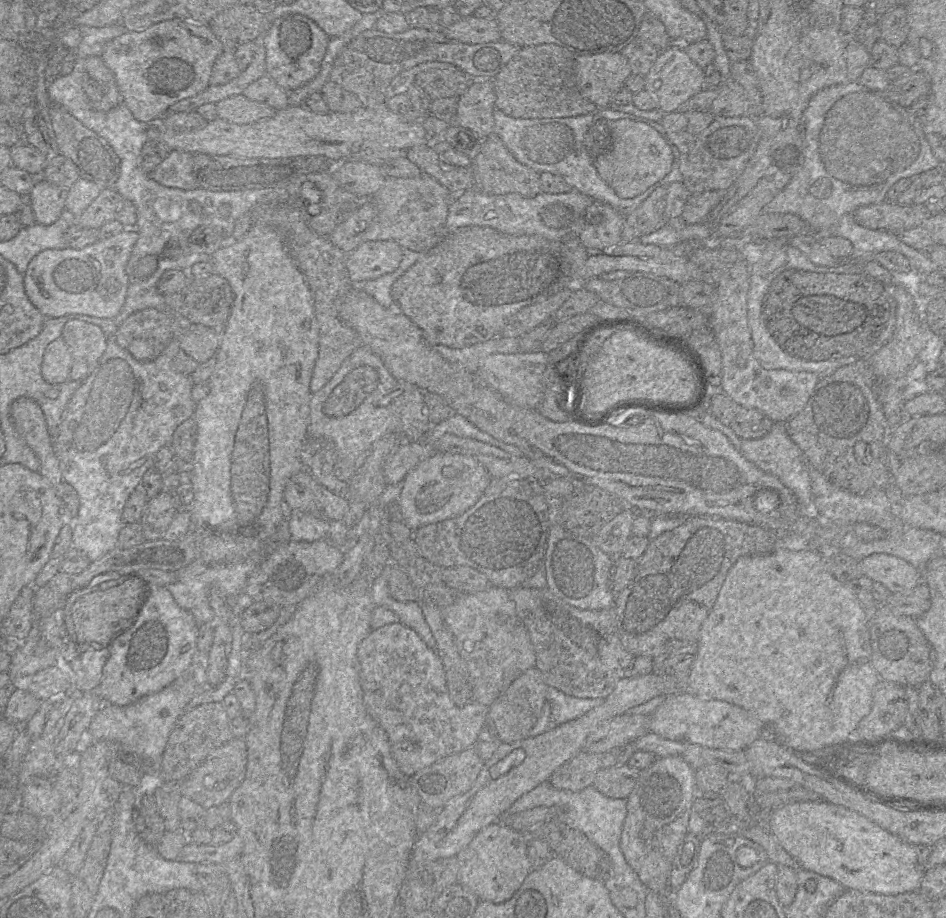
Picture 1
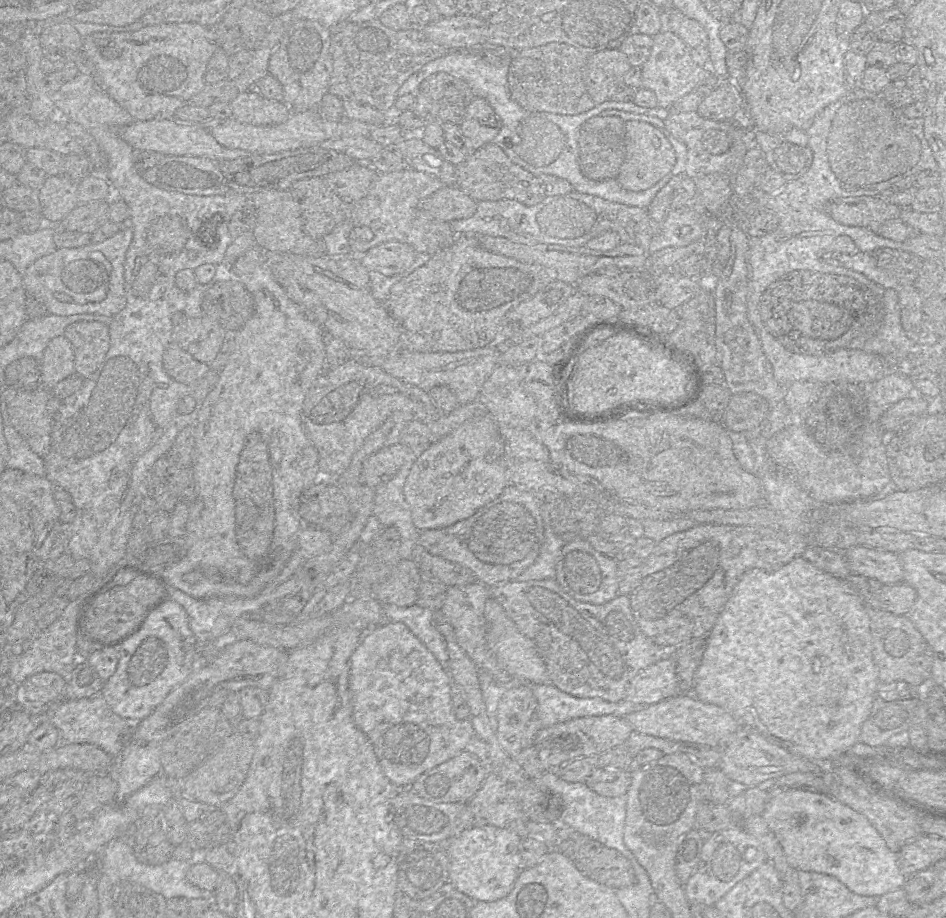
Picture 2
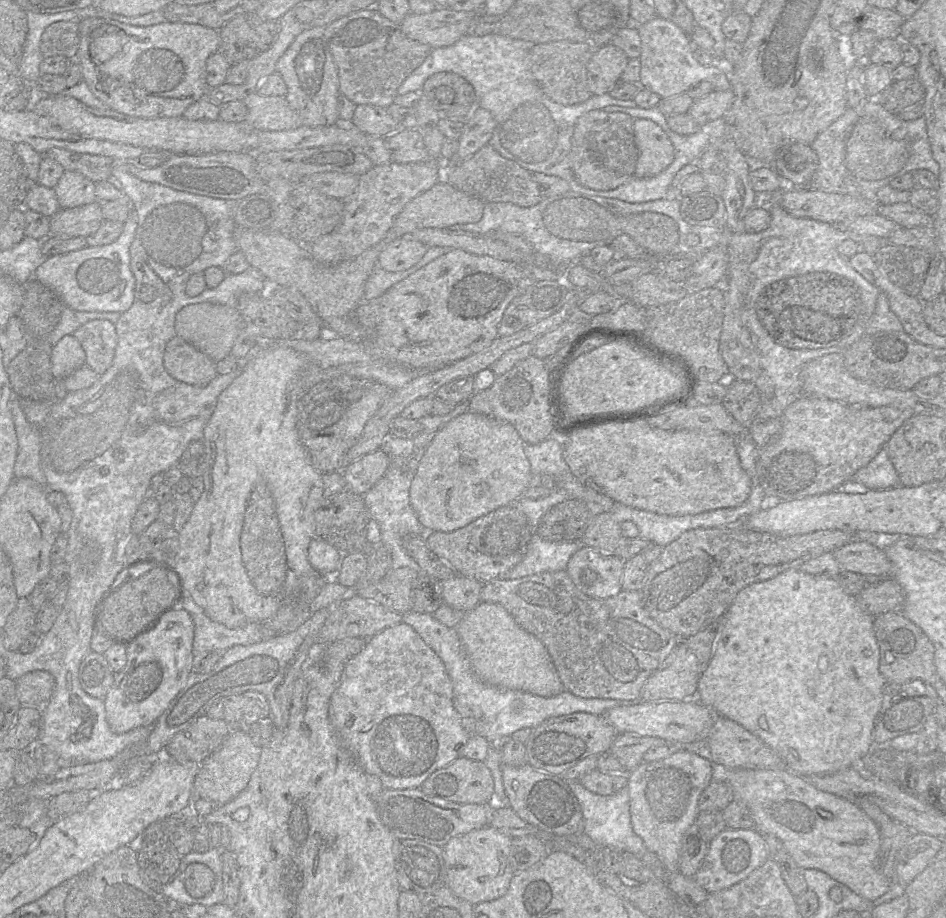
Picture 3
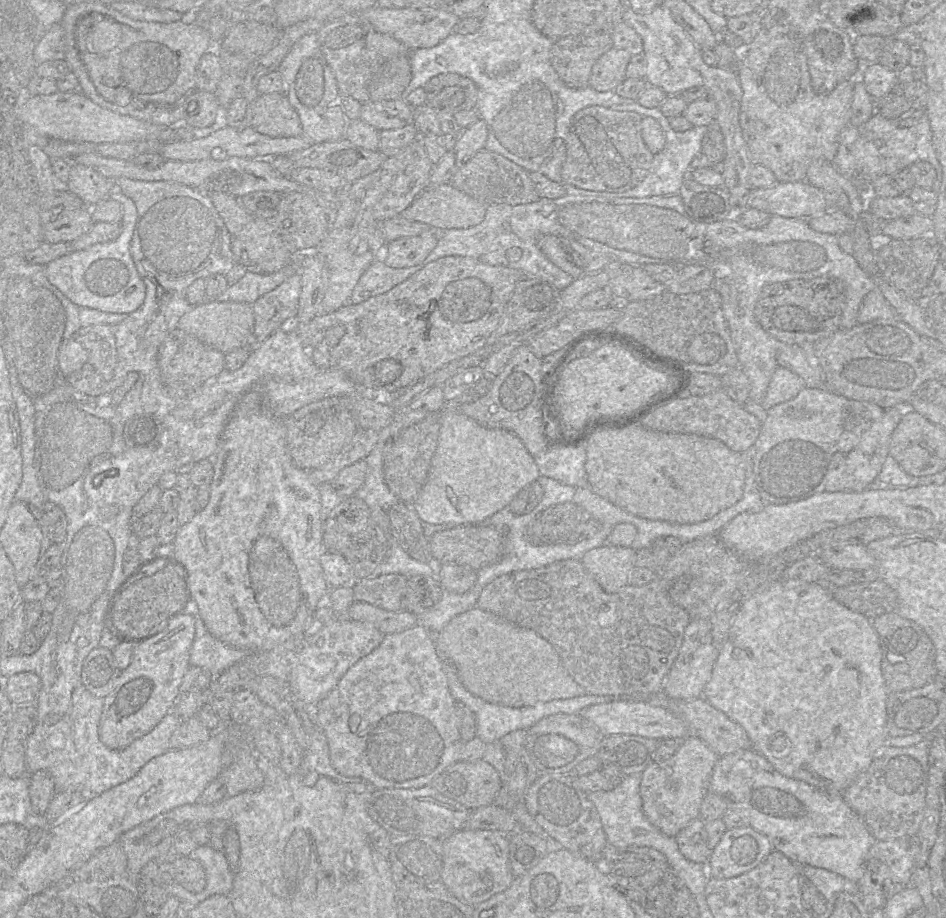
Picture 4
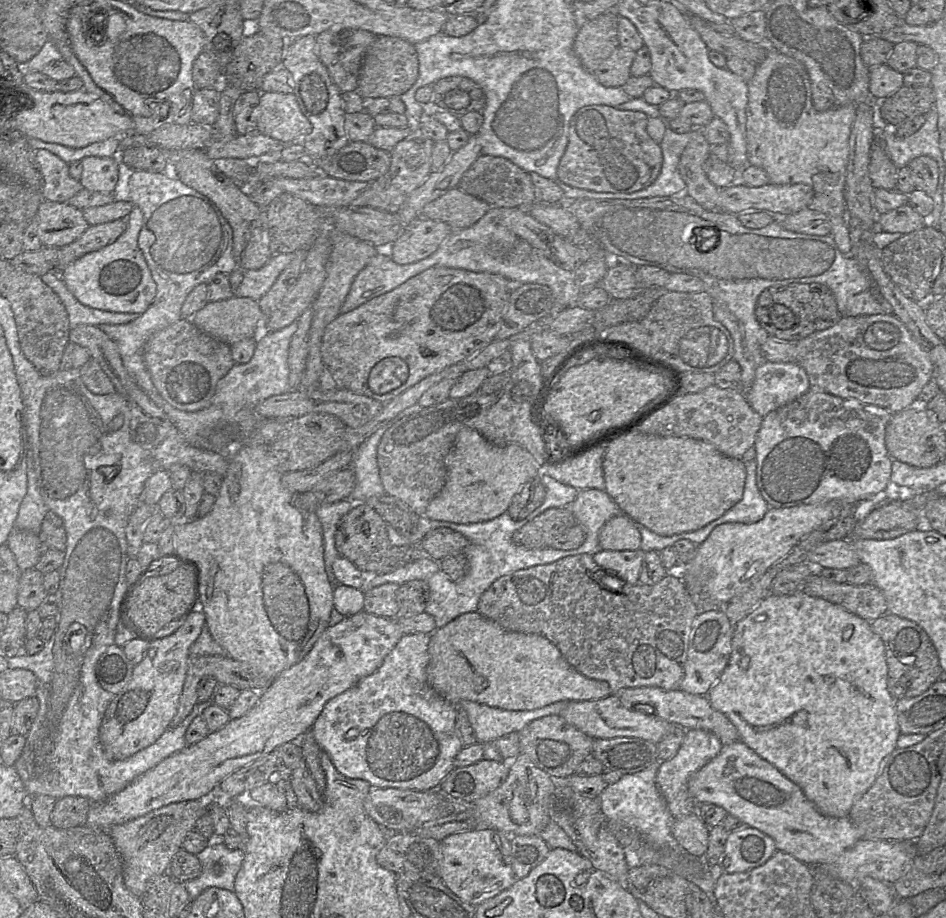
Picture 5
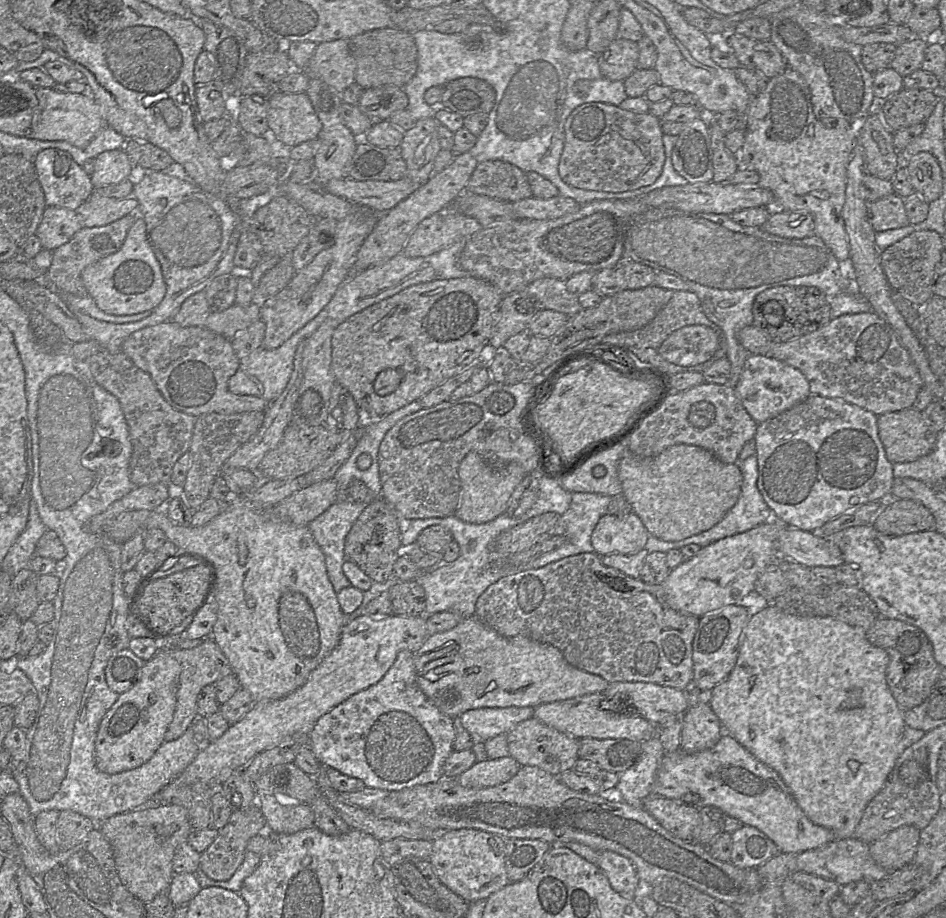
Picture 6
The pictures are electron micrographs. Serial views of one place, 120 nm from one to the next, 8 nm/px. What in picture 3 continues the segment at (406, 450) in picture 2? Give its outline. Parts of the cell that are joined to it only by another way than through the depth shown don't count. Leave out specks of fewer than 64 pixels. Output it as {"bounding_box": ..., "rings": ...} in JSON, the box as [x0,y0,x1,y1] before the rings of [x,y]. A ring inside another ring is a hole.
{"bounding_box":[342,448,389,496],"rings":[[[378,448],[348,464],[344,467],[342,474],[346,488],[363,496],[385,475],[389,463],[388,455]]]}

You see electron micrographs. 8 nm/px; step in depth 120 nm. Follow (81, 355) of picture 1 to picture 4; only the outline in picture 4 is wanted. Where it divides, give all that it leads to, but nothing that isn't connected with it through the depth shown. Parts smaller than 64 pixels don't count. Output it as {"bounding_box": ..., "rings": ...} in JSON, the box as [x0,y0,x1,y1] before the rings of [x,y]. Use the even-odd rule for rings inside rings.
{"bounding_box":[73,325,117,382],"rings":[[[91,325],[79,329],[73,339],[88,352],[87,362],[107,382],[112,379],[117,365],[116,340],[109,325]]]}

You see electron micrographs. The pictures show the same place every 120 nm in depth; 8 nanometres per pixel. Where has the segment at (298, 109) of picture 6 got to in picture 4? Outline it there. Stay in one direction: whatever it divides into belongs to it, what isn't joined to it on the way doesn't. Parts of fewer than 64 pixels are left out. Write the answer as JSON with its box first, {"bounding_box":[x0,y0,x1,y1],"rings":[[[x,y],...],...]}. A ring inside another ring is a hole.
{"bounding_box":[250,94,302,137],"rings":[[[255,94],[250,102],[251,127],[270,137],[302,137],[299,116],[285,94]]]}

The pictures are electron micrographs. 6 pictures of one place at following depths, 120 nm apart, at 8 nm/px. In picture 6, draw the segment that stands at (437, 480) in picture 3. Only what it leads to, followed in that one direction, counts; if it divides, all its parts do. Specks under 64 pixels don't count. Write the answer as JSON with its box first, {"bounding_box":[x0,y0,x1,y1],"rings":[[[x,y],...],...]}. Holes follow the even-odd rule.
{"bounding_box":[454,451,526,524],"rings":[[[474,451],[469,452],[461,461],[458,474],[461,483],[460,501],[454,516],[472,524],[490,522],[505,513],[512,493],[526,475],[517,463],[492,468]]]}

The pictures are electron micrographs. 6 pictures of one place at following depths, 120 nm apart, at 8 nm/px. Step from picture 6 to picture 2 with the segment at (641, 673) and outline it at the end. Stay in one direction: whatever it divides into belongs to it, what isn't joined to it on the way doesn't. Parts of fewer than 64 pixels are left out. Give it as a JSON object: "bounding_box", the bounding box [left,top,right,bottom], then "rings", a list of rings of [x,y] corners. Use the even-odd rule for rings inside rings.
{"bounding_box":[489,579,672,702],"rings":[[[555,579],[508,581],[489,587],[491,597],[505,610],[518,630],[537,647],[548,673],[548,683],[579,698],[602,698],[609,702],[625,700],[629,682],[642,670],[671,657],[672,649],[655,644],[637,625],[628,595],[618,594],[601,605],[573,599]]]}

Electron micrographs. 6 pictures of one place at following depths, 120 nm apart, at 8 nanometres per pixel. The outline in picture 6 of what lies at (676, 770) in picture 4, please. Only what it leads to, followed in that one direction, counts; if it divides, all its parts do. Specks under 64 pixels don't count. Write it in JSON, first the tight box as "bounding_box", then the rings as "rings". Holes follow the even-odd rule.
{"bounding_box":[680,689,724,754],"rings":[[[692,689],[689,692],[691,704],[684,715],[680,750],[692,754],[714,747],[724,729],[705,695]]]}

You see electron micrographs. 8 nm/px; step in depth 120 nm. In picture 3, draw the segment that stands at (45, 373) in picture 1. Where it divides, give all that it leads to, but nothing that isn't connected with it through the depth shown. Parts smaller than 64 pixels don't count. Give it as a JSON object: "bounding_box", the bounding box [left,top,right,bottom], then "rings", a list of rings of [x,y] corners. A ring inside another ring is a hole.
{"bounding_box":[51,334,84,380],"rings":[[[72,334],[65,335],[53,347],[51,370],[54,380],[64,380],[84,364],[84,350]]]}

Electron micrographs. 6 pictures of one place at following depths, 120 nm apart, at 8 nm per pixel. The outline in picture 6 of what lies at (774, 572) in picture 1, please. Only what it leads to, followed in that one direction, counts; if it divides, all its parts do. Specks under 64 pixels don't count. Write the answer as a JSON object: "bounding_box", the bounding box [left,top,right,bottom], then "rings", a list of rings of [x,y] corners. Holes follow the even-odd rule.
{"bounding_box":[705,604,906,839],"rings":[[[769,604],[764,609],[751,616],[747,625],[745,626],[742,635],[740,637],[740,646],[738,651],[737,662],[733,670],[731,671],[730,675],[727,677],[727,679],[725,679],[724,681],[716,685],[708,694],[705,695],[705,697],[708,700],[713,712],[720,720],[724,732],[733,736],[743,747],[745,747],[759,761],[771,767],[779,774],[781,779],[784,781],[784,783],[792,792],[798,806],[802,809],[802,811],[808,817],[808,819],[812,821],[814,824],[825,827],[830,831],[832,831],[832,833],[835,836],[835,839],[846,839],[854,836],[855,829],[863,815],[866,806],[875,797],[875,795],[883,788],[887,780],[887,777],[895,764],[896,759],[898,758],[900,753],[904,750],[902,749],[902,735],[904,729],[906,728],[903,719],[904,712],[900,709],[899,705],[897,704],[896,700],[894,699],[887,685],[886,668],[888,667],[888,664],[889,664],[889,656],[887,652],[880,647],[872,645],[866,638],[866,632],[864,632],[861,628],[855,628],[839,619],[830,616],[801,617],[801,616],[791,615],[777,608],[772,604]]]}

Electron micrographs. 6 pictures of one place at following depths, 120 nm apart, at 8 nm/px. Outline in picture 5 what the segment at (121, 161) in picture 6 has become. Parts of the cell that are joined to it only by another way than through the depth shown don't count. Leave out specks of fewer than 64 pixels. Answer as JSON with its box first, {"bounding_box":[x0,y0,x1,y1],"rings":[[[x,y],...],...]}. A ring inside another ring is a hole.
{"bounding_box":[80,156,120,193],"rings":[[[90,156],[82,161],[80,183],[84,189],[112,193],[117,186],[120,173],[120,160],[117,157]]]}

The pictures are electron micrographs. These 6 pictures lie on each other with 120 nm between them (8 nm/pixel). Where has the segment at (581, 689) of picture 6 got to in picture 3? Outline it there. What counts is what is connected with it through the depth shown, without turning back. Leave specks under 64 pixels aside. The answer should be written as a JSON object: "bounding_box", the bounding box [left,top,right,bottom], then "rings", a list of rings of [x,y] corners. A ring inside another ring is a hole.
{"bounding_box":[456,601,565,697],"rings":[[[480,601],[475,608],[464,614],[456,630],[472,669],[482,682],[501,689],[519,690],[541,697],[556,696],[565,690],[543,643],[522,629],[500,604]]]}

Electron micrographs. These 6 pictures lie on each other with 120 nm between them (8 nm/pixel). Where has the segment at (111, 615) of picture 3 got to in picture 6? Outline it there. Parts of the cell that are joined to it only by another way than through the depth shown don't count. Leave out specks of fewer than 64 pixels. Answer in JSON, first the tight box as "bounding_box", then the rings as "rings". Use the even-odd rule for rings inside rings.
{"bounding_box":[138,564,214,632],"rings":[[[210,564],[191,567],[184,571],[176,572],[169,576],[160,578],[146,587],[142,597],[138,602],[138,609],[145,619],[150,623],[150,625],[159,632],[176,630],[176,627],[187,618],[187,622],[185,624],[186,626],[199,604],[214,587],[213,578],[214,571],[212,565]]]}

